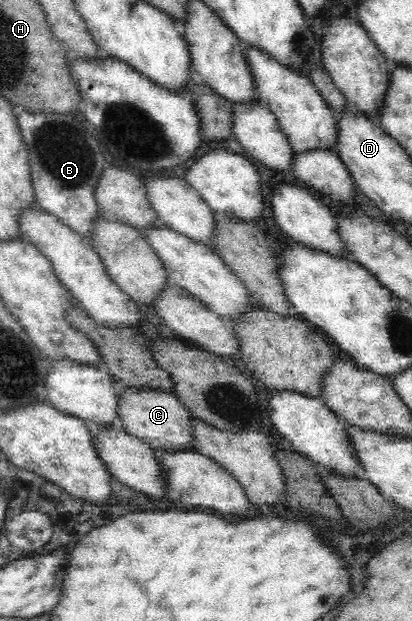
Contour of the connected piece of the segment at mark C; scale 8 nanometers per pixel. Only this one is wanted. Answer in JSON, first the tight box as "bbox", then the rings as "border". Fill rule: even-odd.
{"bbox":[118,389,195,452],"border":[[[126,389],[118,403],[118,413],[122,419],[122,429],[146,442],[155,452],[174,452],[175,449],[195,451],[191,437],[192,414],[173,393],[162,391],[144,391],[144,389]]]}

